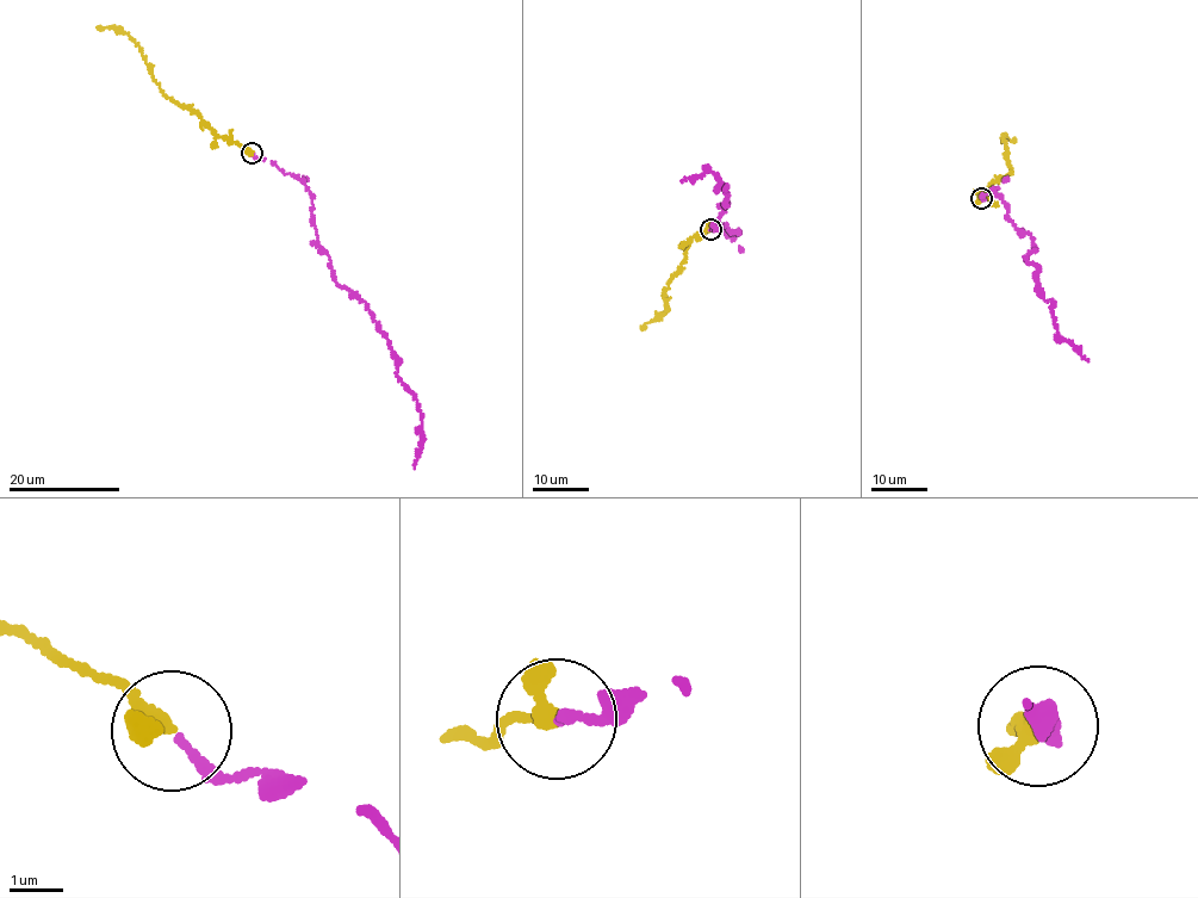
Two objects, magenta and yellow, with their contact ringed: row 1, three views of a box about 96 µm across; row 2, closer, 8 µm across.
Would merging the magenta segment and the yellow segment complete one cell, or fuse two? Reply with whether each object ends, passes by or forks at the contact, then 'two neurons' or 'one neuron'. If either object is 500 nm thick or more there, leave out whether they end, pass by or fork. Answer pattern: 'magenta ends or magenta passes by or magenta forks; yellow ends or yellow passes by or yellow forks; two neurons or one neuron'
magenta ends; yellow passes by; one neuron

